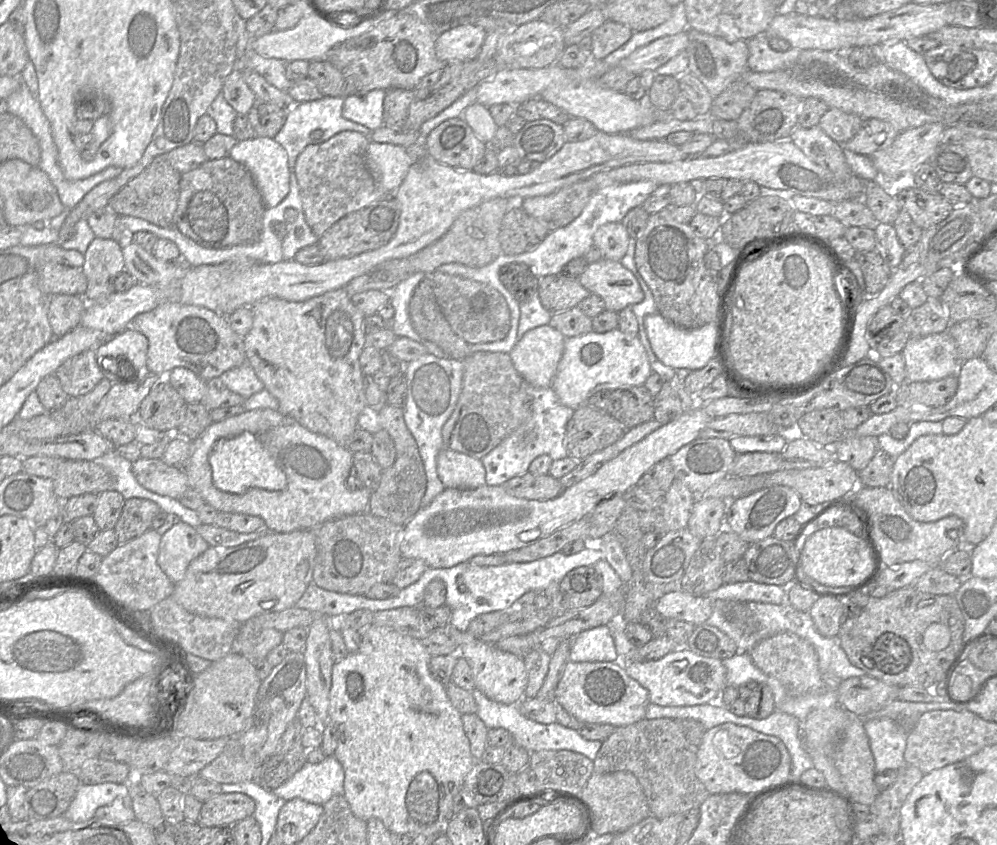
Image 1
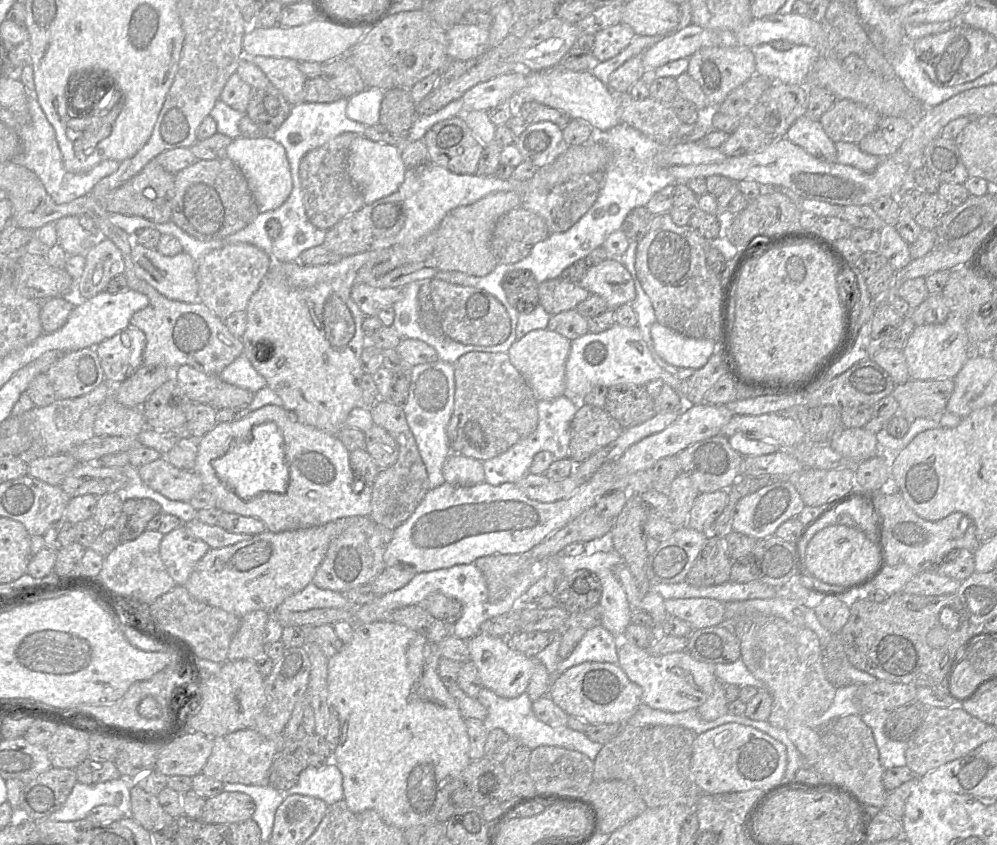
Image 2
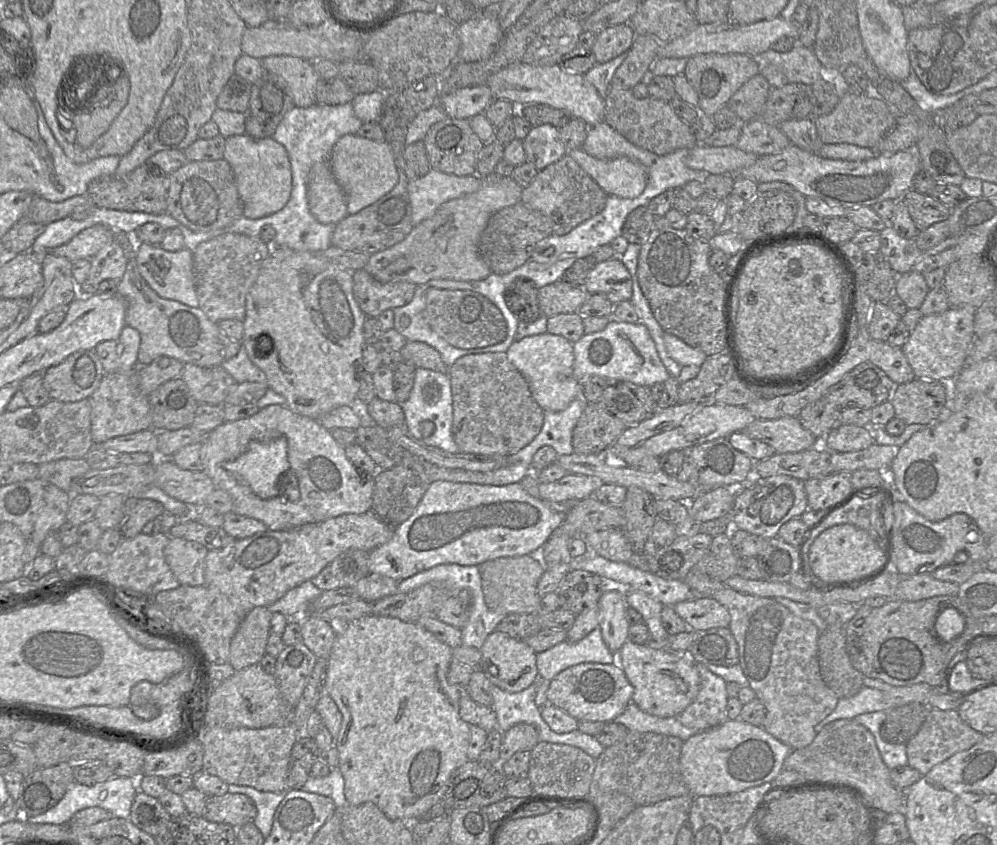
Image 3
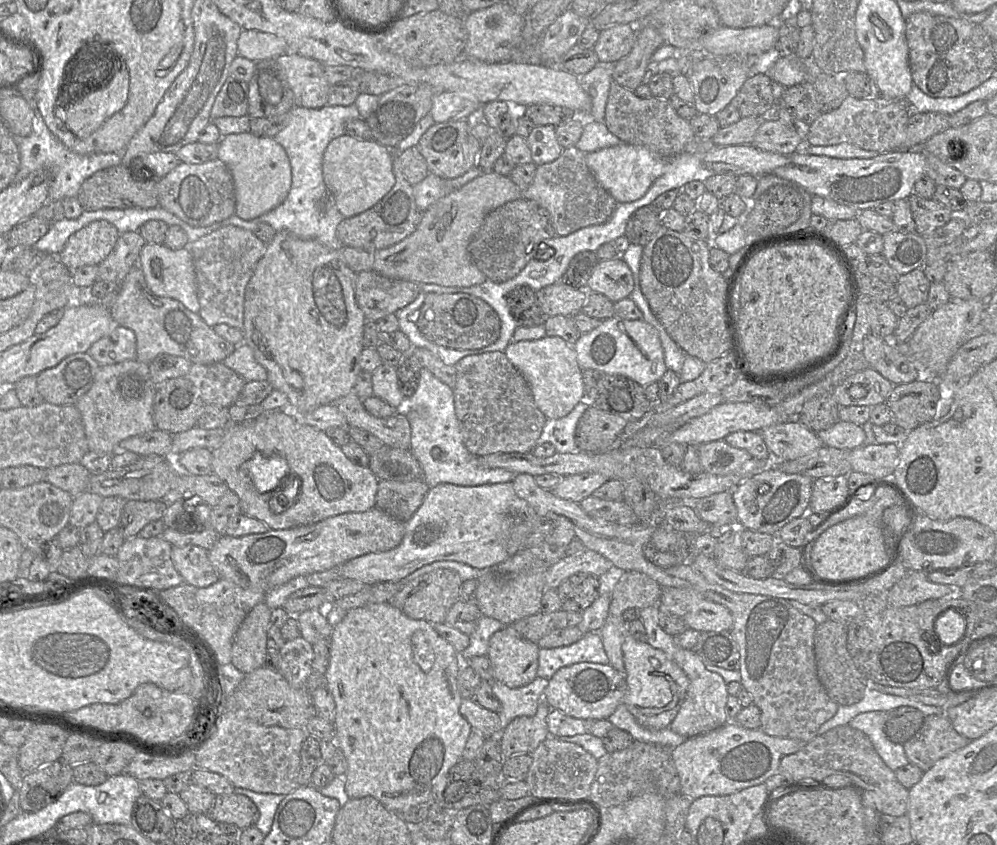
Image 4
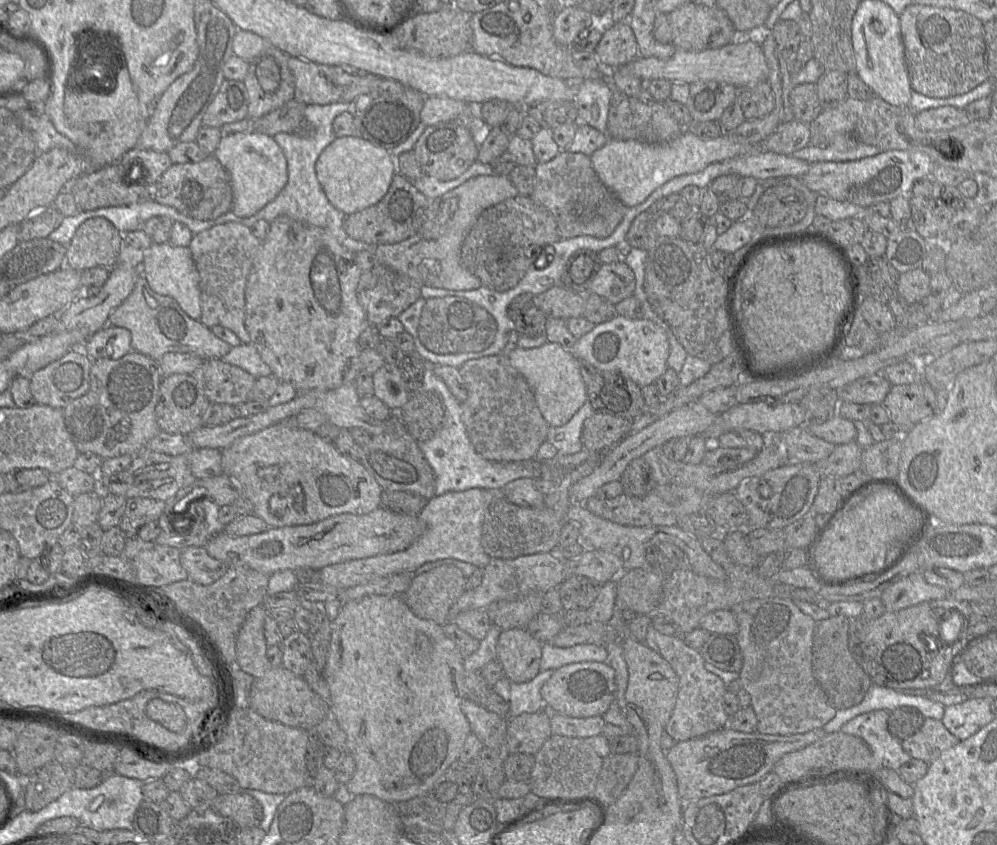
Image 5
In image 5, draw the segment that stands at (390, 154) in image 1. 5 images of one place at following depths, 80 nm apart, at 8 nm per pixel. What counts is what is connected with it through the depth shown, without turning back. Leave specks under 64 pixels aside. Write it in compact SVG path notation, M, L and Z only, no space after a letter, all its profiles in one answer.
M340 137L322 151L315 172L329 202L345 215L351 215L379 202L398 171L389 151L361 137Z

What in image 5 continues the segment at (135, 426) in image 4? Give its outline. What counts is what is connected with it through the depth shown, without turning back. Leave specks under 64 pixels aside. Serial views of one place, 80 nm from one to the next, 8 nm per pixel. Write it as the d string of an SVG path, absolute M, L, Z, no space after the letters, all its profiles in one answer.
M135 350L117 360L93 360L89 390L63 409L65 426L79 453L92 453L105 460L123 455L135 457L147 449L150 440L161 432L155 417L155 407L162 377L159 363Z

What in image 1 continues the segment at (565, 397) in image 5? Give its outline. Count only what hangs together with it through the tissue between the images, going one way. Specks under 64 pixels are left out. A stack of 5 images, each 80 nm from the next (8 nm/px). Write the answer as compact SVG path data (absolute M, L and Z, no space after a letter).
M543 325L527 331L509 352L516 370L534 387L551 387L564 352L566 337Z

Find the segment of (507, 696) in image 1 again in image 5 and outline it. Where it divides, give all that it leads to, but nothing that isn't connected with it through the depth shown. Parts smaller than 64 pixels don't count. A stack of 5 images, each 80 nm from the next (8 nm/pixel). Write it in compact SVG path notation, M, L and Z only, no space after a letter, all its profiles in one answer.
M509 629L501 631L496 644L496 660L501 664L505 678L515 683L531 681L540 672L542 643L535 639L526 629Z

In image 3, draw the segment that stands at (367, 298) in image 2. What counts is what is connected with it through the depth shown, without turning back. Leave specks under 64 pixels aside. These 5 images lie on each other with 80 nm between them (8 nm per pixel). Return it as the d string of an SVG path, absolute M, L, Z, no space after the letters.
M364 269L352 272L354 297L368 318L377 318L387 309L408 304L416 286L409 282L381 282Z

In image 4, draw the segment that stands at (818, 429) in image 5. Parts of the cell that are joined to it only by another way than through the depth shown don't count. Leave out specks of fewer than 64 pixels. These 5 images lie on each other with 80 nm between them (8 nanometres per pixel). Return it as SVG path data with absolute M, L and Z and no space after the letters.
M841 420L830 428L817 432L817 436L824 446L842 450L863 446L866 439L862 426Z

